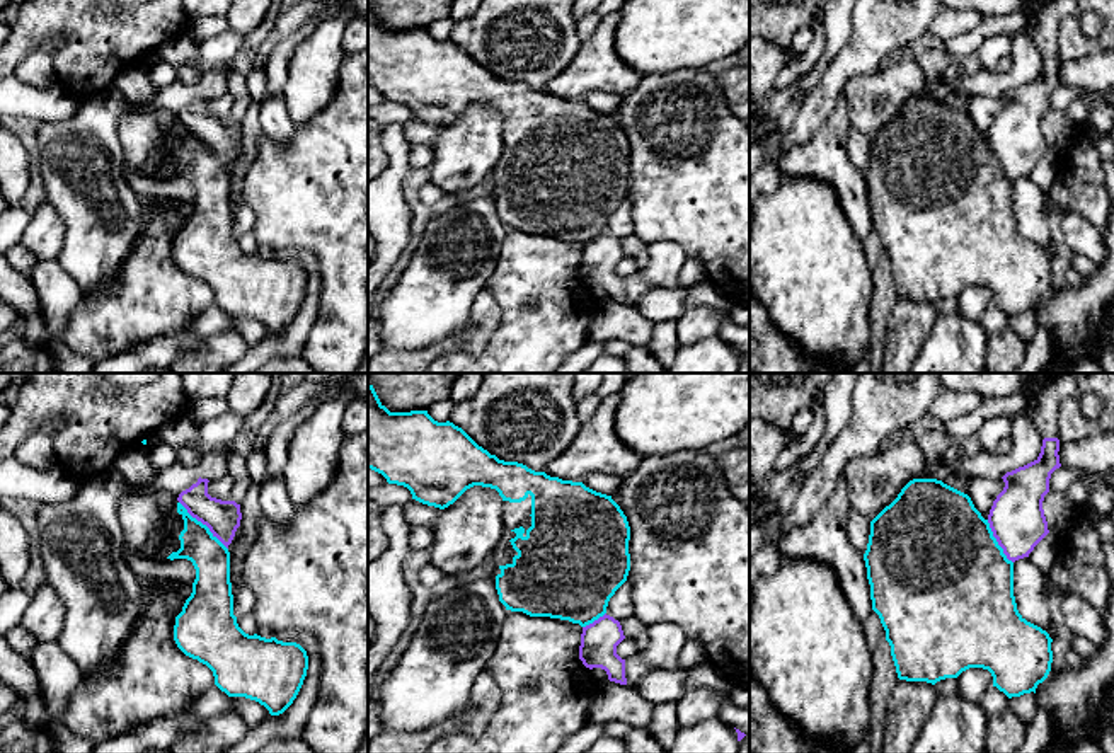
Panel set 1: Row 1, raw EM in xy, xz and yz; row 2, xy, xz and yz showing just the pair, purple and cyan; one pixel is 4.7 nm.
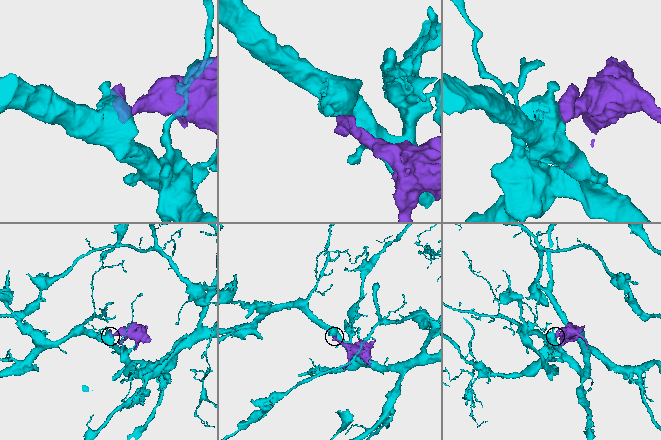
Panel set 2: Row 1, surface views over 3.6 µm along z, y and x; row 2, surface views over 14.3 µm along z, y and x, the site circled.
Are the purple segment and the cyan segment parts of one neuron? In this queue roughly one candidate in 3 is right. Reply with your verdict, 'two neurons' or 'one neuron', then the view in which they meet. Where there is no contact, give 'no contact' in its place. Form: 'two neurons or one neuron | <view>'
two neurons | xy

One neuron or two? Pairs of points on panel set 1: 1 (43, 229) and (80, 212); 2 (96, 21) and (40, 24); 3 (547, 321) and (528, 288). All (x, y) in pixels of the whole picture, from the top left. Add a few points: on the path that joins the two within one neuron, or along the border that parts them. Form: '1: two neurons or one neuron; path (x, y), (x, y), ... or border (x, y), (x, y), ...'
1: two neurons; border (46, 200), (63, 225), (63, 246), (57, 258)
2: one neuron; path (82, 21), (53, 21)
3: one neuron; path (545, 312), (544, 302), (537, 293)

